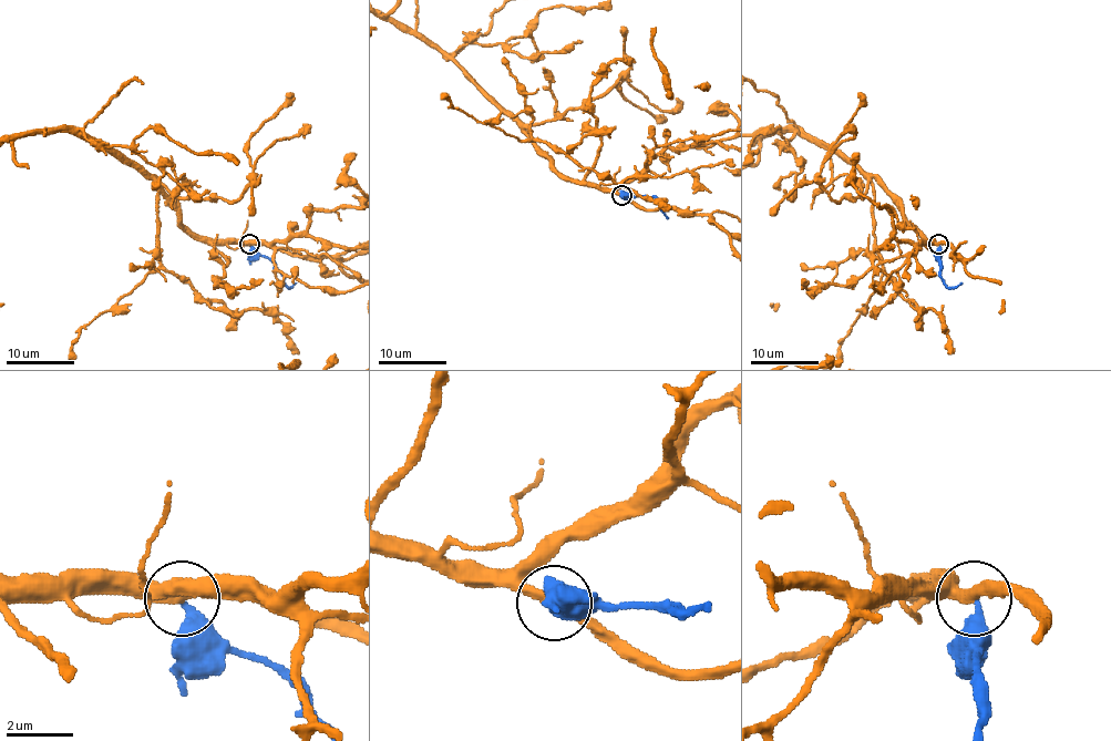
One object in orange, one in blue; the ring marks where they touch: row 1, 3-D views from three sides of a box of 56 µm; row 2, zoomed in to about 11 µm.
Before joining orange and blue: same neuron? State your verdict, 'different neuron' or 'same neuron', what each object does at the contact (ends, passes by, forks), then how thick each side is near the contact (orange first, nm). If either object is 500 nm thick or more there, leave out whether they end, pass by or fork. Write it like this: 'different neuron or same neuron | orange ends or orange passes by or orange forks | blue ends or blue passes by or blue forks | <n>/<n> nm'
different neuron | orange passes by | blue ends | 320/300 nm

